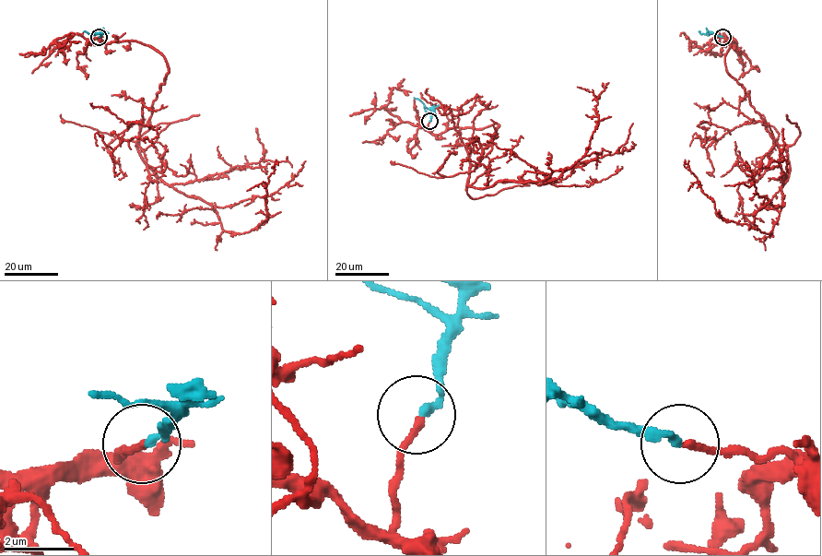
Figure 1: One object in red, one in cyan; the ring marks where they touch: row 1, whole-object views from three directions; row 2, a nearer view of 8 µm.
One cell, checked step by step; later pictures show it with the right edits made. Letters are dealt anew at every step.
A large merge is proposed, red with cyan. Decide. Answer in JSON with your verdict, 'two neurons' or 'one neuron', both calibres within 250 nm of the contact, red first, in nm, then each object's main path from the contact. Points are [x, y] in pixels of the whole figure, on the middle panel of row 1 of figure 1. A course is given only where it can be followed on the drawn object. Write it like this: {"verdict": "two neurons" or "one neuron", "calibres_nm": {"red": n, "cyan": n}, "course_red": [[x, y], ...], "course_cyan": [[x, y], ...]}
{"verdict": "one neuron", "calibres_nm": {"red": 200, "cyan": 200}, "course_red": [[428, 121], [433, 134], [499, 125], [470, 168], [469, 186], [540, 182], [584, 155], [606, 83]], "course_cyan": [[429, 121], [432, 112], [414, 98]]}

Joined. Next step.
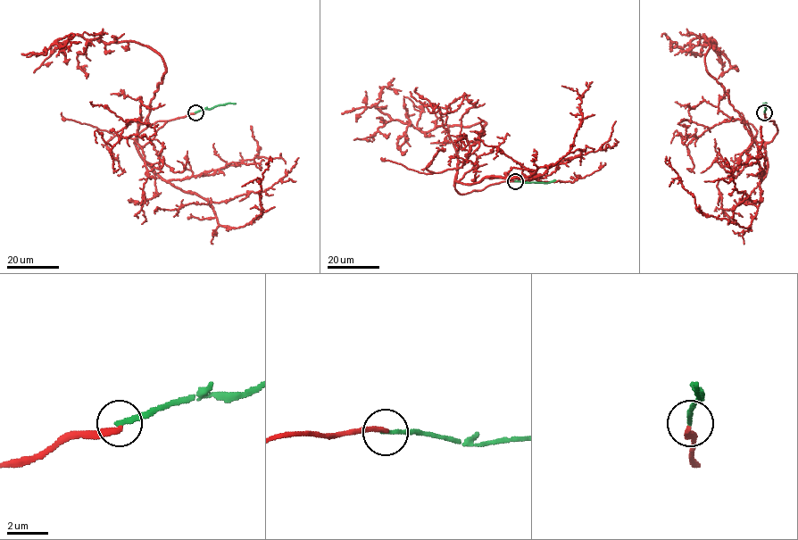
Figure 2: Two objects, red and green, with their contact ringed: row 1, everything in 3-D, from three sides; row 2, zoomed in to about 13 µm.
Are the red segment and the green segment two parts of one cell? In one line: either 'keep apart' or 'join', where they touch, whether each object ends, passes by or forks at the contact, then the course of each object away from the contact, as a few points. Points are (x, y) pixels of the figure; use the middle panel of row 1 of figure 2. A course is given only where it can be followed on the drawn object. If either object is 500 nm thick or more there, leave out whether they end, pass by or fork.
keep apart | (515, 181) | red ends | green ends | red via (515, 181), (460, 194), (456, 169), (486, 123), (422, 132), (393, 120), (377, 107), (380, 90), (393, 78) | green via (515, 181), (546, 183), (555, 180)

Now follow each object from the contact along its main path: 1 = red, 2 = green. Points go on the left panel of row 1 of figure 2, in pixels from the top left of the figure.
1: (195, 112), (149, 125), (135, 142), (163, 60), (134, 41), (72, 35), (57, 44), (72, 37)
2: (195, 112), (235, 103)

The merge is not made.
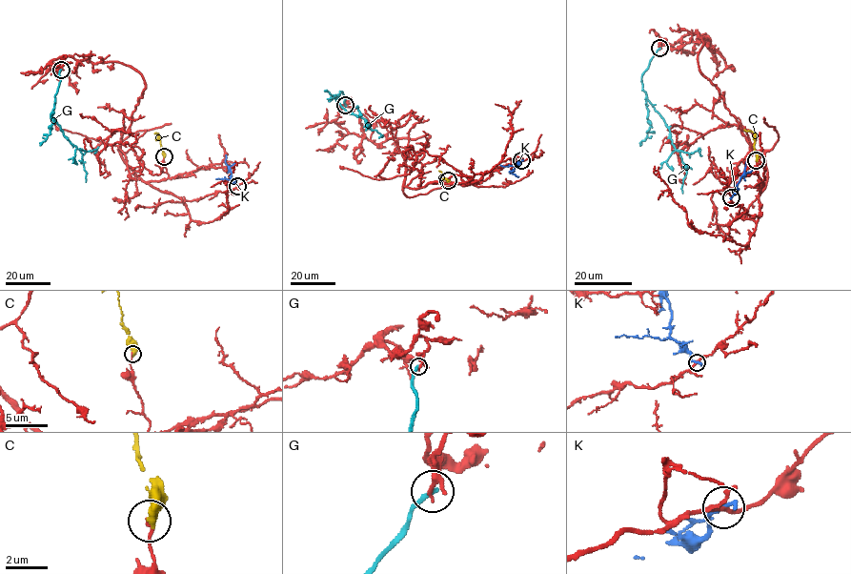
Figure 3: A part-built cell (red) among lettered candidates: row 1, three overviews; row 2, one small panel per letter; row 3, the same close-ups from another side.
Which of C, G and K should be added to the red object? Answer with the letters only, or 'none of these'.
none of these

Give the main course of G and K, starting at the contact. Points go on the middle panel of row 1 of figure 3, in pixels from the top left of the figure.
G: (345, 105), (341, 92), (336, 101), (344, 109), (360, 115), (368, 126), (371, 123)
K: (521, 160), (515, 164), (510, 174)

